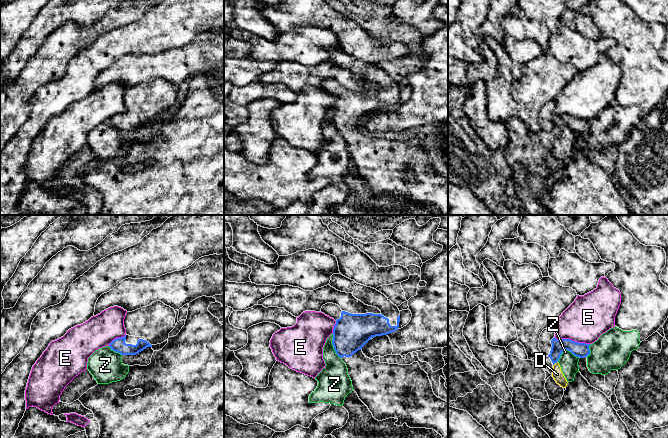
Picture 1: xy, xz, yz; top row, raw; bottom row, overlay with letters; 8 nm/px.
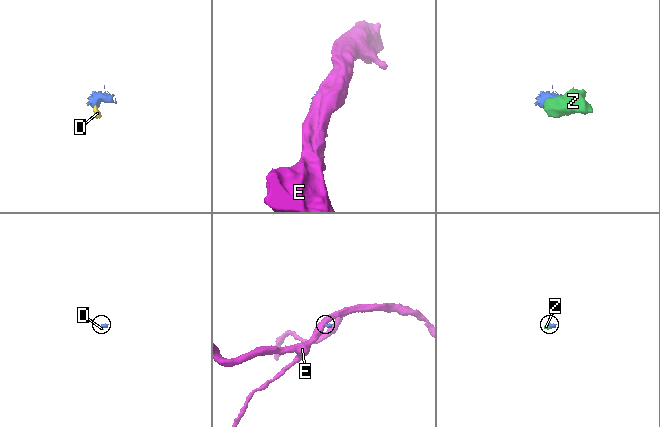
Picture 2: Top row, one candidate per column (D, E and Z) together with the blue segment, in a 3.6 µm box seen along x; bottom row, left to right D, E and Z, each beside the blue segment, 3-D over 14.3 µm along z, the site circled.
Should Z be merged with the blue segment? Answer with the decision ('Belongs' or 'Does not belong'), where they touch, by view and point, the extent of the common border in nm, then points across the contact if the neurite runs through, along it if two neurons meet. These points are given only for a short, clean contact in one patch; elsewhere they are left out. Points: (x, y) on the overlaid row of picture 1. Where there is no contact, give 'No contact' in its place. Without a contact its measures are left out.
Does not belong. Touches blue at yz (566, 349). Shared border 190 nm. Boundary: yz (579, 358), (564, 350), (557, 361)

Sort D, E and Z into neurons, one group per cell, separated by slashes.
D Z / E

